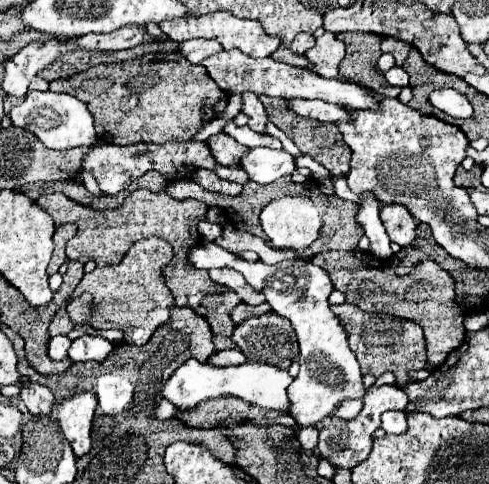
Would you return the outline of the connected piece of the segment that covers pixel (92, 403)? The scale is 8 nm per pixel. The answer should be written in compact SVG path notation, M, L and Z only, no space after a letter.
M76 393L64 401L56 401L52 407L56 409L58 423L66 439L70 441L76 457L80 457L92 447L90 431L92 431L92 417L96 409L96 395Z

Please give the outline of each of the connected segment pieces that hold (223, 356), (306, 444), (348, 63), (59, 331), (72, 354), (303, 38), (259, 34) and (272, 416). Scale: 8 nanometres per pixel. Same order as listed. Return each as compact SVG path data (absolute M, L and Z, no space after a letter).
M226 349L226 351L220 351L220 353L214 353L210 357L210 363L212 365L218 365L218 367L230 367L230 365L242 365L242 363L248 363L246 355L238 349Z
M314 425L302 427L298 431L298 441L304 449L314 449L318 445L318 427L314 427Z
M340 33L338 39L346 43L346 57L338 67L340 77L388 97L388 81L374 61L380 57L382 37L376 33Z
M62 307L62 309L54 315L54 319L52 319L50 327L48 327L48 333L50 333L50 337L56 337L56 335L68 335L70 331L72 331L72 321L68 319L66 309Z
M82 335L72 341L68 357L76 361L100 361L114 349L114 345L100 335Z
M302 33L302 35L296 35L296 37L294 37L294 41L290 43L290 49L292 49L296 55L298 55L298 53L306 55L306 53L314 47L314 41L316 41L314 35L310 35L310 33Z
M216 11L210 15L202 15L202 17L182 17L182 19L170 19L166 23L160 23L160 29L172 39L172 41L188 41L188 39L196 39L196 37L204 37L204 39L214 39L218 41L224 49L240 49L242 53L250 55L250 57L270 57L280 45L282 39L278 35L268 35L262 25L254 19L240 19L228 11Z
M218 397L218 399L206 399L194 411L178 411L176 417L184 421L190 427L214 427L214 425L232 425L234 421L268 421L268 423L282 423L298 429L298 425L288 415L278 415L274 411L262 411L260 407L254 407L242 399L234 397Z

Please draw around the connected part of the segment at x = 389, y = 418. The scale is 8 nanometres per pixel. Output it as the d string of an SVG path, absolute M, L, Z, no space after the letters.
M386 411L386 413L382 413L382 429L386 433L394 433L394 435L406 431L404 411Z

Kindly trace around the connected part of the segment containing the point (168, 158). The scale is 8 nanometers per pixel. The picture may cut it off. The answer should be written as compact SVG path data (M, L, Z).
M188 139L188 141L166 141L166 143L150 143L150 141L144 143L142 141L142 143L130 143L130 145L114 145L114 143L92 145L92 147L88 147L88 153L82 159L80 175L84 171L90 171L96 177L98 187L100 187L100 191L104 195L116 195L122 189L126 189L134 179L142 177L150 169L160 171L170 181L176 181L176 179L188 177L186 167L206 167L206 169L212 169L218 177L234 181L234 183L240 183L240 185L246 185L250 181L246 171L242 171L238 167L222 167L222 165L218 165L214 155L212 155L212 151L210 151L208 141L194 141L194 139Z

